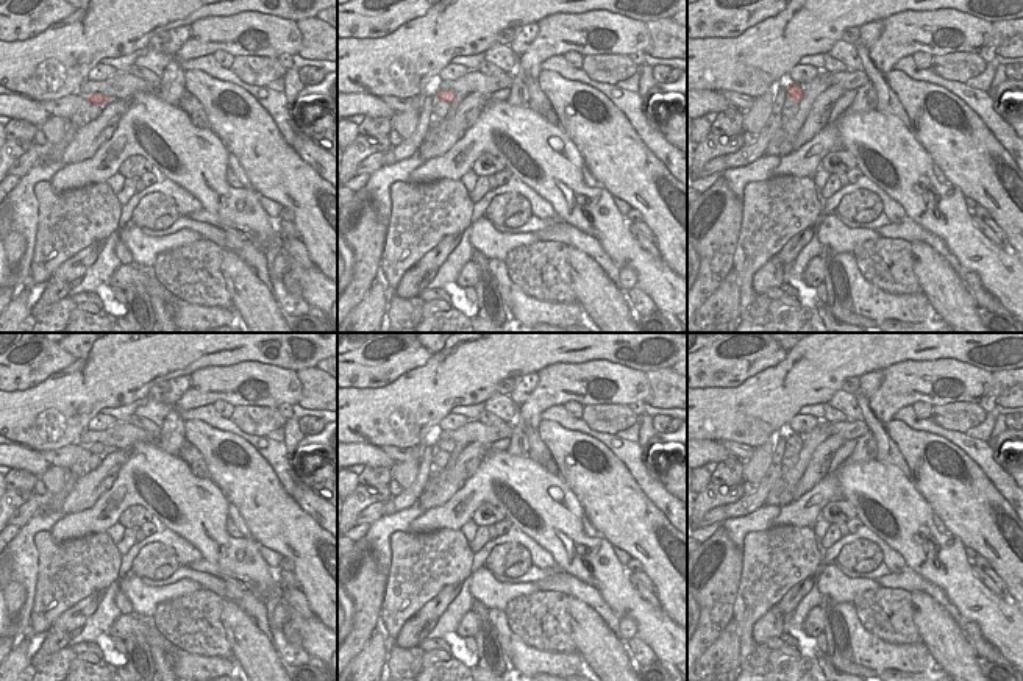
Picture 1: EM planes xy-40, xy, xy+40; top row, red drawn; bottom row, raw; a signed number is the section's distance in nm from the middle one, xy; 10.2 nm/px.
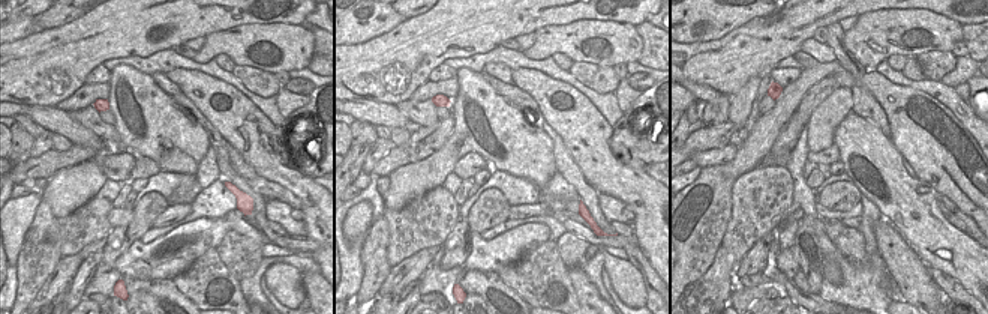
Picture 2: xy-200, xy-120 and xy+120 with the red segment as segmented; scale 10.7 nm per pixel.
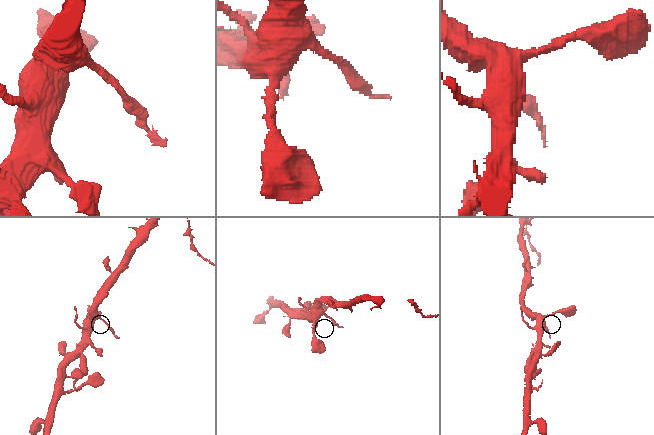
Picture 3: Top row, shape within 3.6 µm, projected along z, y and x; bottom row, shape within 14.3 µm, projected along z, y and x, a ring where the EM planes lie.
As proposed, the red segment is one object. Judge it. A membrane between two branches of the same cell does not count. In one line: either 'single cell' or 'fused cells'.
single cell

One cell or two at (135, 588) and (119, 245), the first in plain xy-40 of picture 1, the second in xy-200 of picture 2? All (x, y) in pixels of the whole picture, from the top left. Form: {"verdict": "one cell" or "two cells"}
{"verdict": "two cells"}

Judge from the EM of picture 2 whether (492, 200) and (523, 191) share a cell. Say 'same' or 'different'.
different

